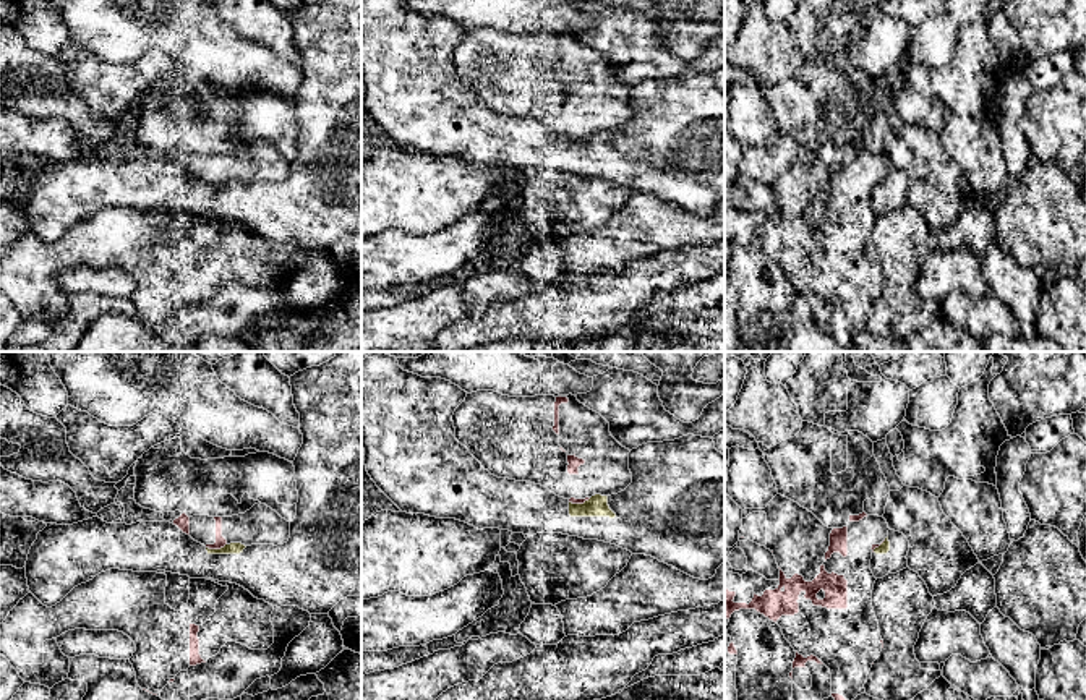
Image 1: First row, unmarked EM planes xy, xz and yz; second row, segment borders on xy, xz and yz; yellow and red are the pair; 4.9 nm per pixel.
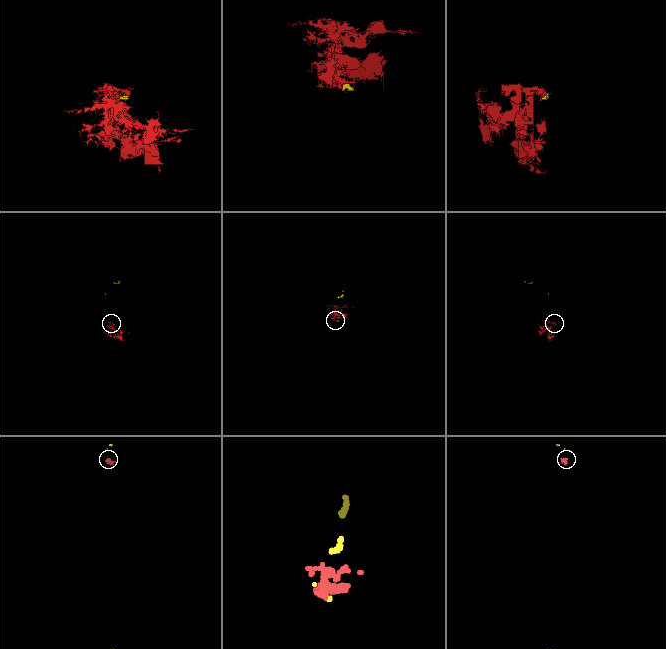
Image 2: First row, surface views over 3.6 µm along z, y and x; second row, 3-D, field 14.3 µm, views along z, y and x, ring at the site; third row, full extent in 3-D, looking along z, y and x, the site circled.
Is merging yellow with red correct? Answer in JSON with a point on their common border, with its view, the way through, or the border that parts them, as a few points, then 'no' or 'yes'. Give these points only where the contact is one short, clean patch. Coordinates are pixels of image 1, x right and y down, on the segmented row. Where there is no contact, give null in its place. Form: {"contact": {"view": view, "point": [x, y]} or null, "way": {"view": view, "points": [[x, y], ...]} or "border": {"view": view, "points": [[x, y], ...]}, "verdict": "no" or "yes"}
{"contact": {"view": "xy", "point": [216, 550]}, "verdict": "no"}

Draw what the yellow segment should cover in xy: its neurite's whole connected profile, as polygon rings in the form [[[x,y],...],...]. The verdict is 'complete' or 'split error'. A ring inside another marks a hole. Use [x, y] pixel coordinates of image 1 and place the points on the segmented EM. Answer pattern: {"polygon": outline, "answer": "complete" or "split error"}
{"polygon": [[[337,352],[329,361],[290,376],[293,405],[300,413],[303,444],[295,460],[297,515],[284,544],[230,543],[209,549],[170,522],[107,523],[92,517],[73,525],[47,523],[37,533],[26,561],[29,591],[47,608],[60,603],[75,587],[110,569],[157,572],[230,582],[272,606],[298,606],[310,614],[327,614],[340,600],[361,596],[361,352]]], "answer": "split error"}

